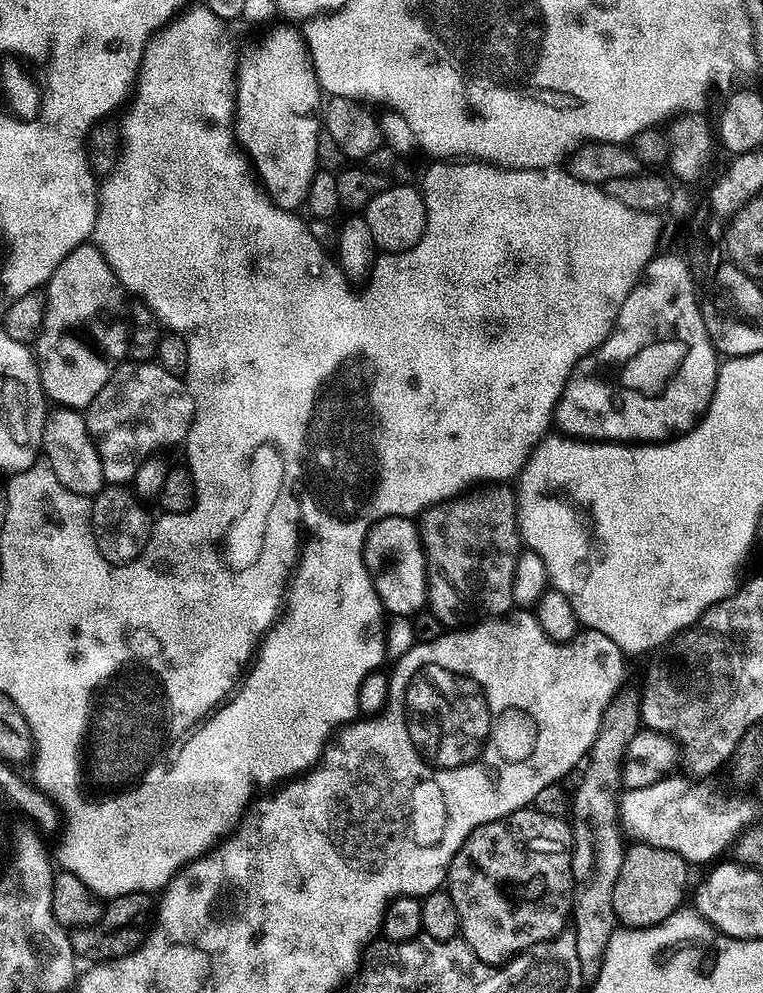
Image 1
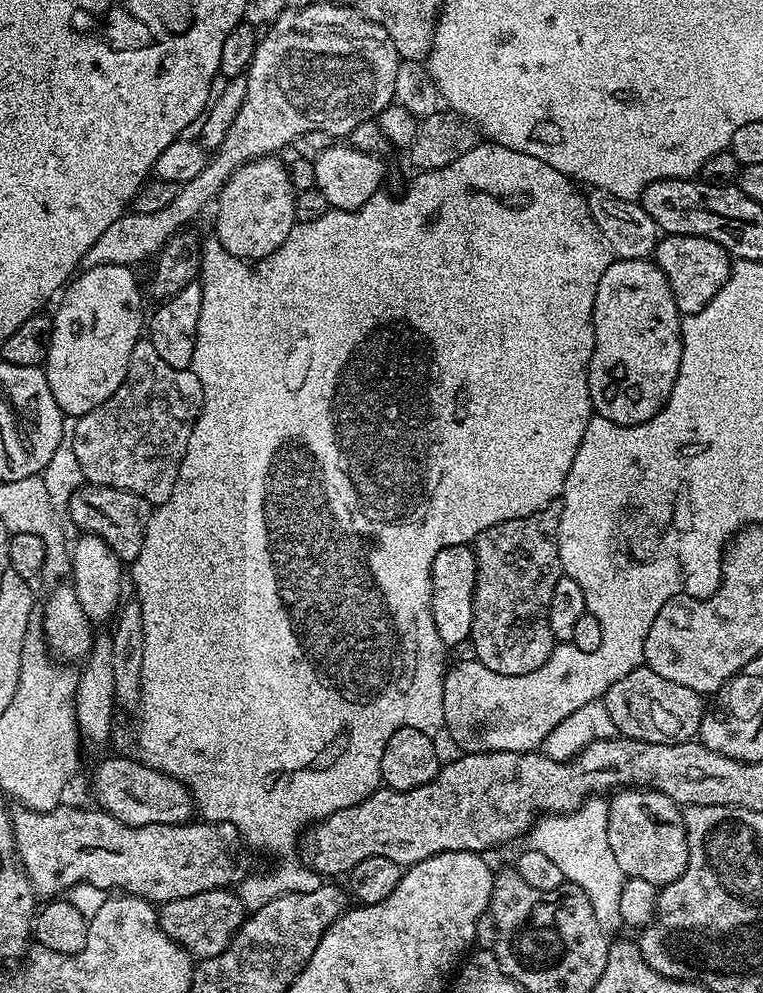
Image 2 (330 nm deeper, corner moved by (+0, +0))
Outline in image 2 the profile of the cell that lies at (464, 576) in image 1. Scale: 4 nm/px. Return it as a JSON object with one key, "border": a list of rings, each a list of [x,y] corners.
{"border":[[[563,499],[555,500],[534,514],[490,526],[476,535],[476,585],[470,638],[474,642],[477,660],[482,662],[482,666],[486,666],[486,670],[494,670],[494,674],[530,674],[537,672],[545,662],[553,659],[552,647],[557,647],[558,642],[550,630],[548,607],[554,594],[554,585],[562,574],[558,554],[558,526],[563,505]]]}

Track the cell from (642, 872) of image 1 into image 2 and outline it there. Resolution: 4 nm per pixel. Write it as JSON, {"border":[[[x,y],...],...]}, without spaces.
{"border":[[[621,788],[608,800],[608,837],[625,877],[663,886],[686,870],[688,843],[681,805],[653,788]]]}

